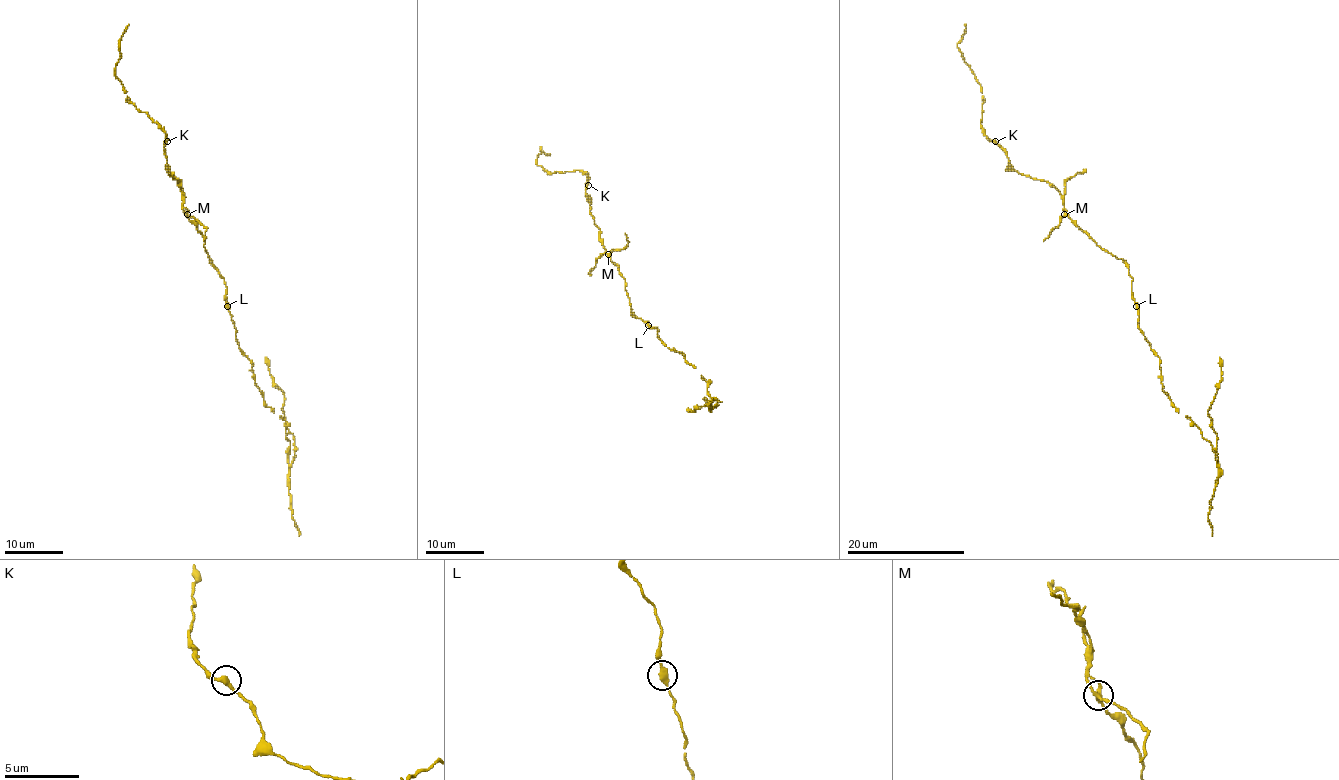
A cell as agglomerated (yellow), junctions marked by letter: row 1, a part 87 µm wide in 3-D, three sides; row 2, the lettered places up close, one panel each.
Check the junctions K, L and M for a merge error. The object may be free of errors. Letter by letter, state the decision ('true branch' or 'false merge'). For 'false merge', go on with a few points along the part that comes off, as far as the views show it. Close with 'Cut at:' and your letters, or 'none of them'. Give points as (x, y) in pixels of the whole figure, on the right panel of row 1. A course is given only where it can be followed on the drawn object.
K: true branch
L: true branch
M: false merge | (1064, 215), (1065, 182), (1086, 169)
Cut at: M

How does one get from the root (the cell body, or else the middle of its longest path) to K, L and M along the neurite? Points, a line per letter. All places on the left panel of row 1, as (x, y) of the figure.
K: (219, 272), (203, 247), (203, 237), (187, 216), (181, 185), (168, 174), (164, 149), (167, 141)
L: (219, 272), (227, 288), (227, 306)
M: (219, 272), (203, 247), (203, 237), (187, 215)

